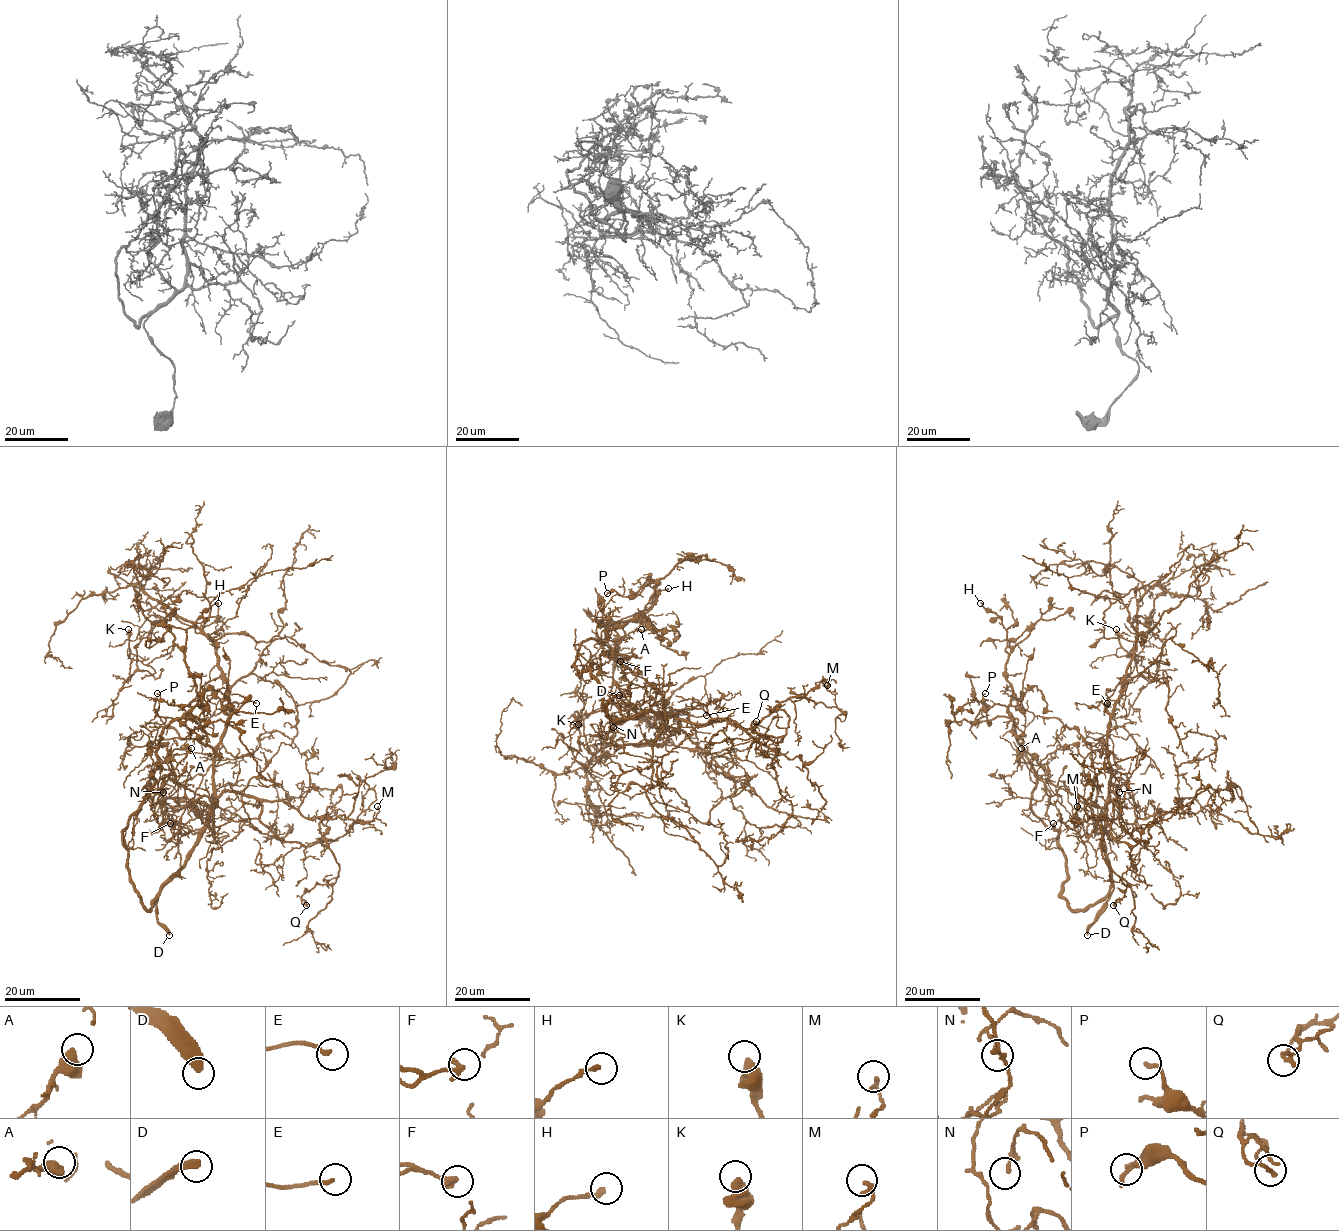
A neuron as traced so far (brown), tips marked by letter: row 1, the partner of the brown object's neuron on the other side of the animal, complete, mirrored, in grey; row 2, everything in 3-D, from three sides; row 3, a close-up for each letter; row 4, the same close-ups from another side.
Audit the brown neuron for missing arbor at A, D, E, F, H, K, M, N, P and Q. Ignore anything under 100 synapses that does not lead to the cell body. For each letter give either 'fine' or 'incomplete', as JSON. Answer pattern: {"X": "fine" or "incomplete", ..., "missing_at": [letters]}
{"A": "fine", "D": "incomplete", "E": "fine", "F": "fine", "H": "fine", "K": "fine", "M": "fine", "N": "fine", "P": "fine", "Q": "fine", "missing_at": ["D"]}

